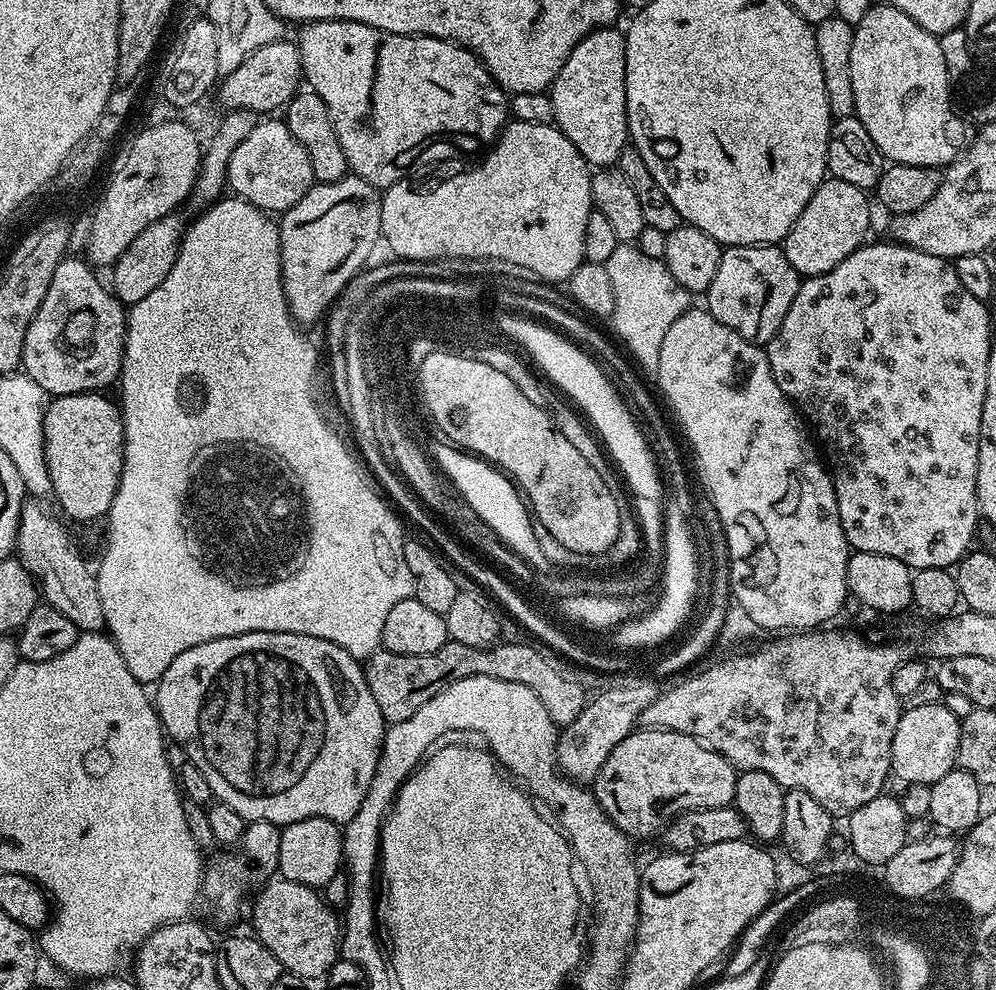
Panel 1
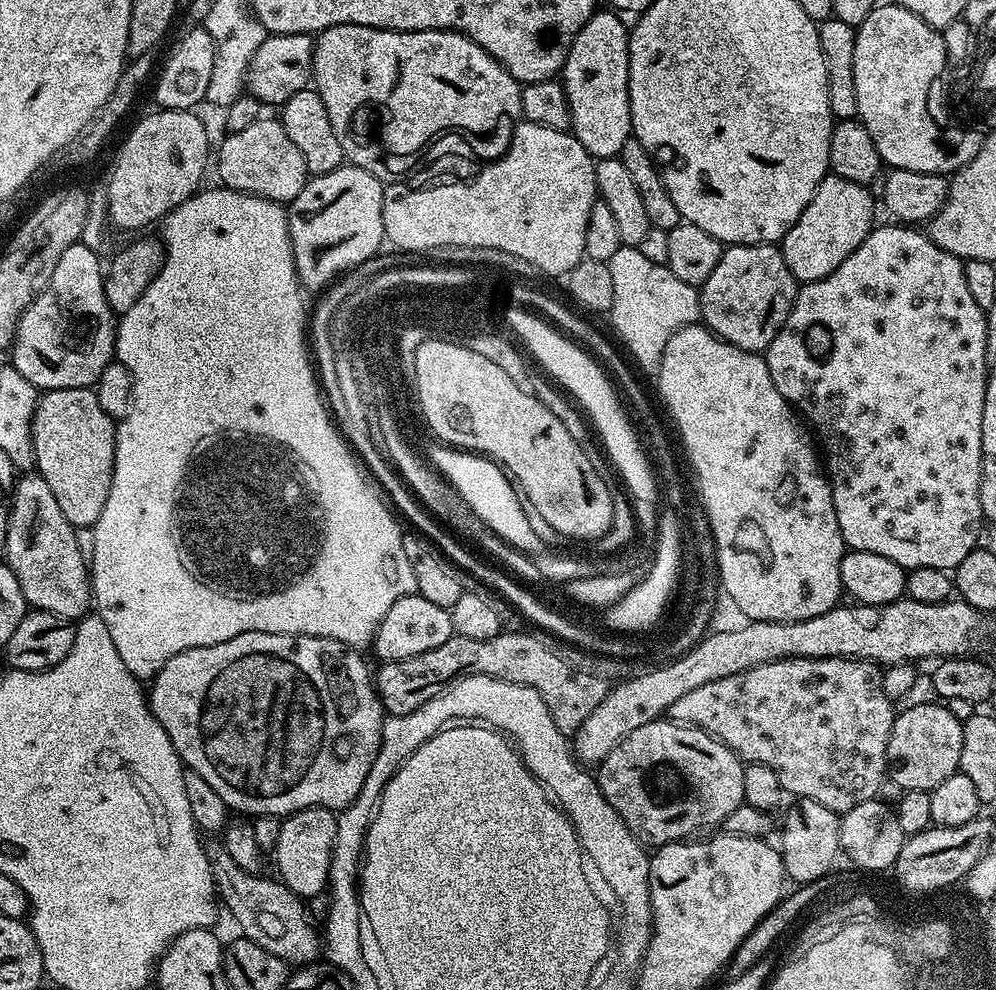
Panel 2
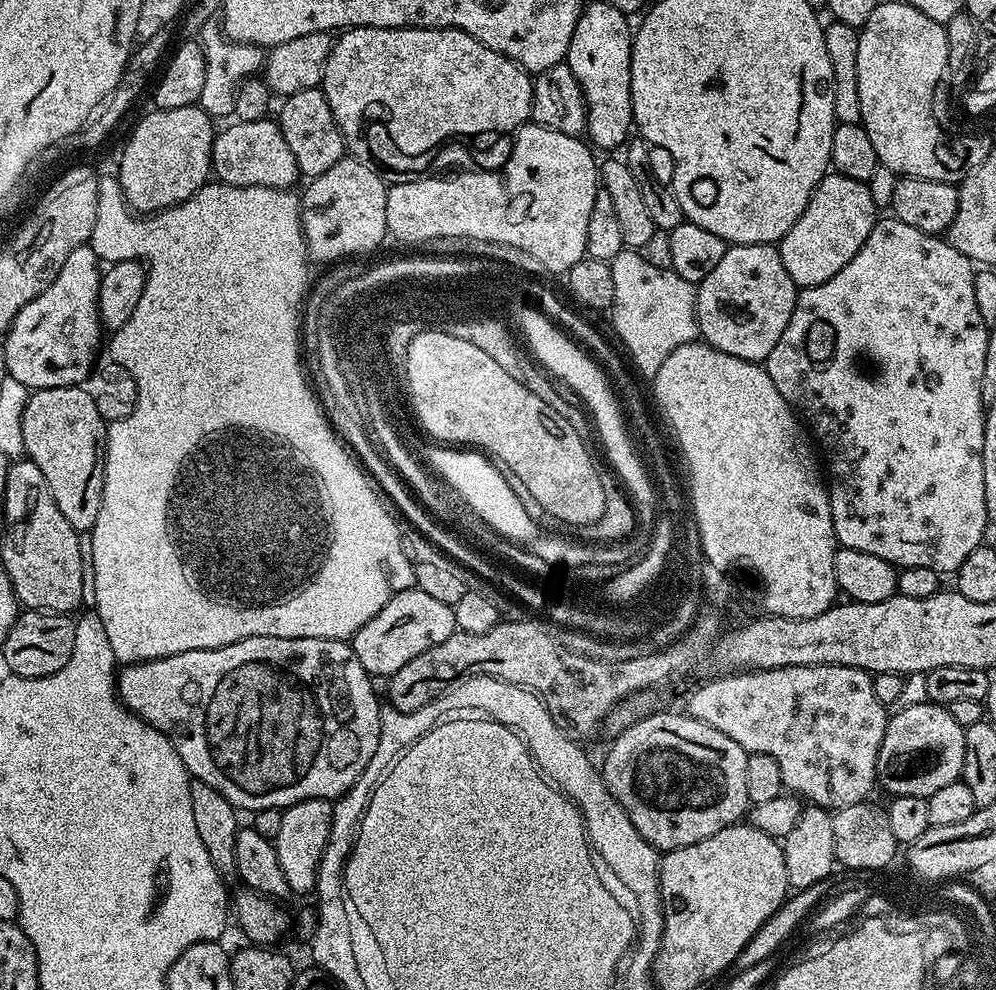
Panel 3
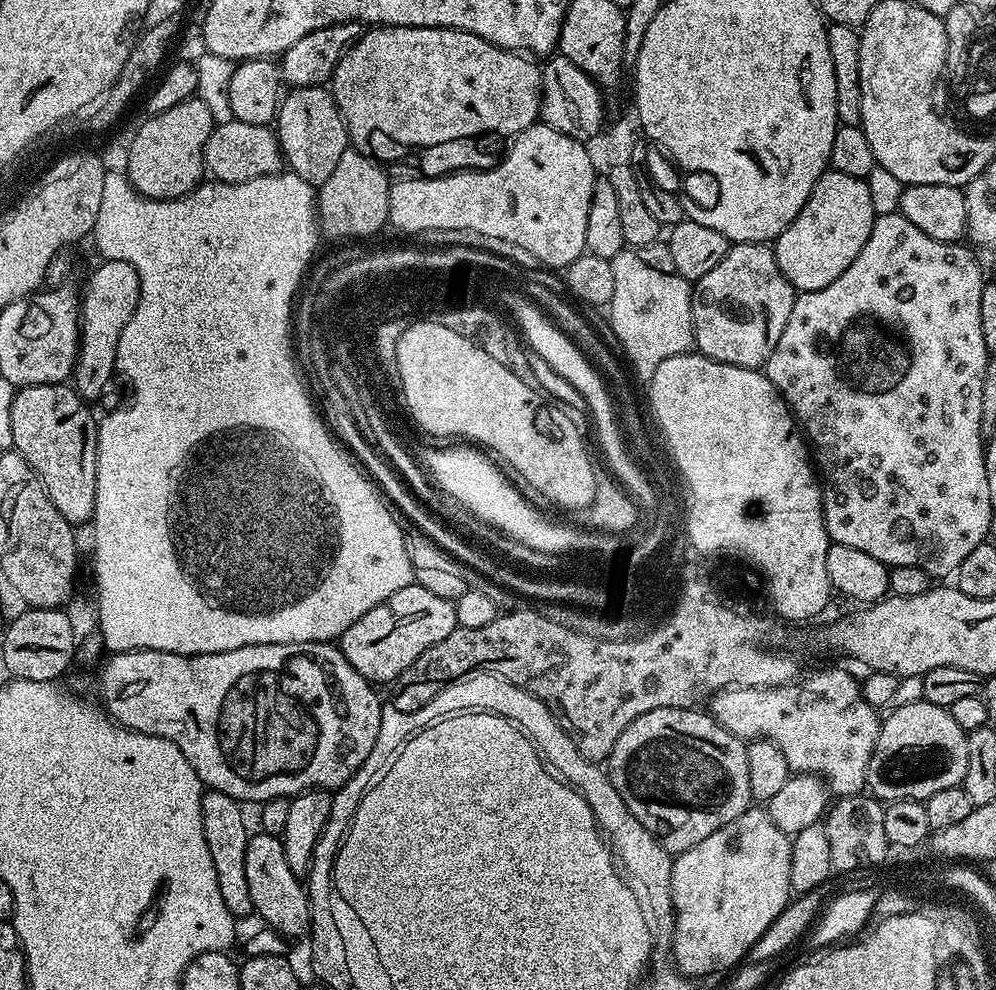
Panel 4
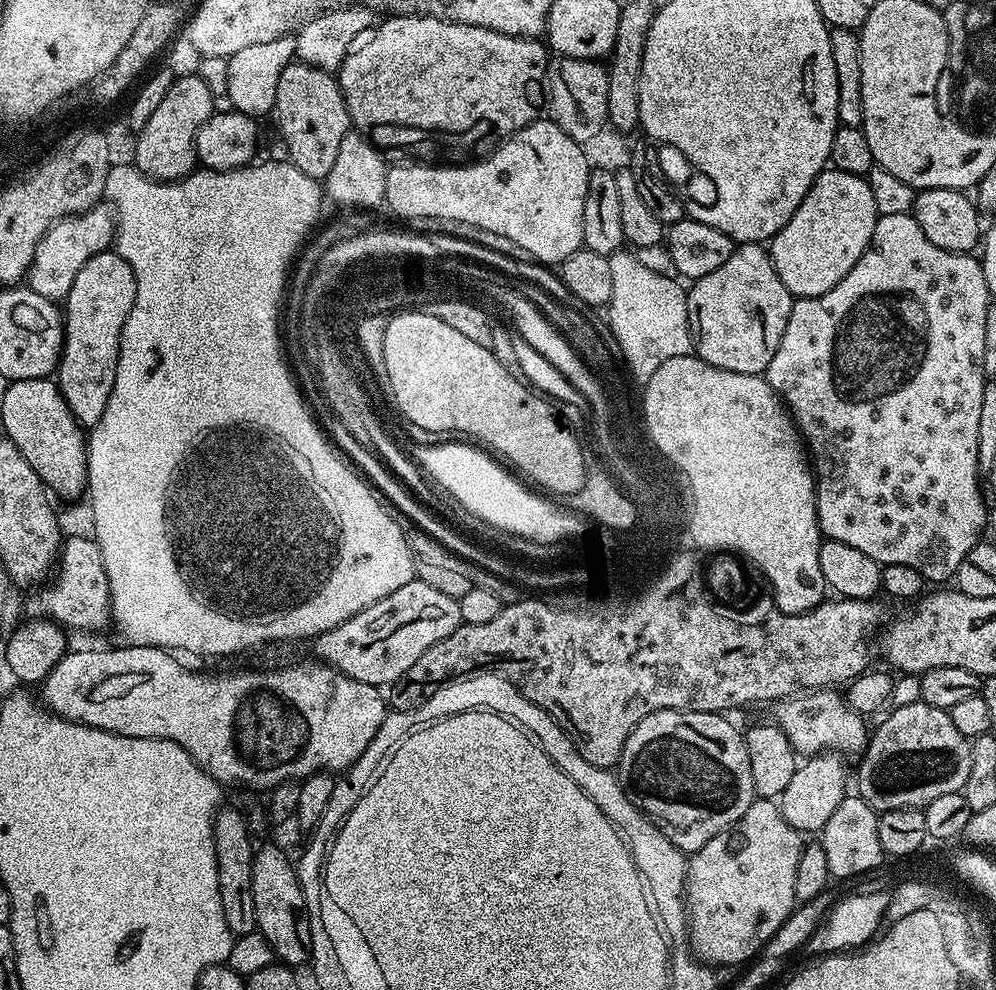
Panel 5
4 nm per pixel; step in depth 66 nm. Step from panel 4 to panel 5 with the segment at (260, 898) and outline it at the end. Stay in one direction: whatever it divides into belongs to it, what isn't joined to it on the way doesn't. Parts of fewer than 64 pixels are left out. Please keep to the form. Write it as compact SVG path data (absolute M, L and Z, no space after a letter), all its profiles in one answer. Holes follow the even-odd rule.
M268 844L265 848L257 847L254 858L254 914L256 927L270 944L275 959L289 966L307 965L312 958L312 931L308 917L308 903L300 885L300 874L297 865L276 844Z

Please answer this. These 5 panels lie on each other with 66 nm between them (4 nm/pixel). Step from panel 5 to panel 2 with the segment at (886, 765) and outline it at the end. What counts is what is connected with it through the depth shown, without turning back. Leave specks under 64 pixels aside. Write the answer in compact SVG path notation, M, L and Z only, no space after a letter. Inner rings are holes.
M943 703L916 704L897 715L890 730L890 742L886 746L888 766L886 776L900 790L931 792L960 767L962 758L962 722L950 714Z

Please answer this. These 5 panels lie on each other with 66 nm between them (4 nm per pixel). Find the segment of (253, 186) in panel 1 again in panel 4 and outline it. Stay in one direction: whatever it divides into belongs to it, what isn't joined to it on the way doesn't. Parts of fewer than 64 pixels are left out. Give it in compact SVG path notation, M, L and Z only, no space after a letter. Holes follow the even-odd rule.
M226 120L217 123L212 129L210 138L204 144L204 166L209 173L213 172L215 179L221 184L241 184L254 178L275 176L282 168L282 153L280 141L275 131L266 124L251 124L241 120Z

